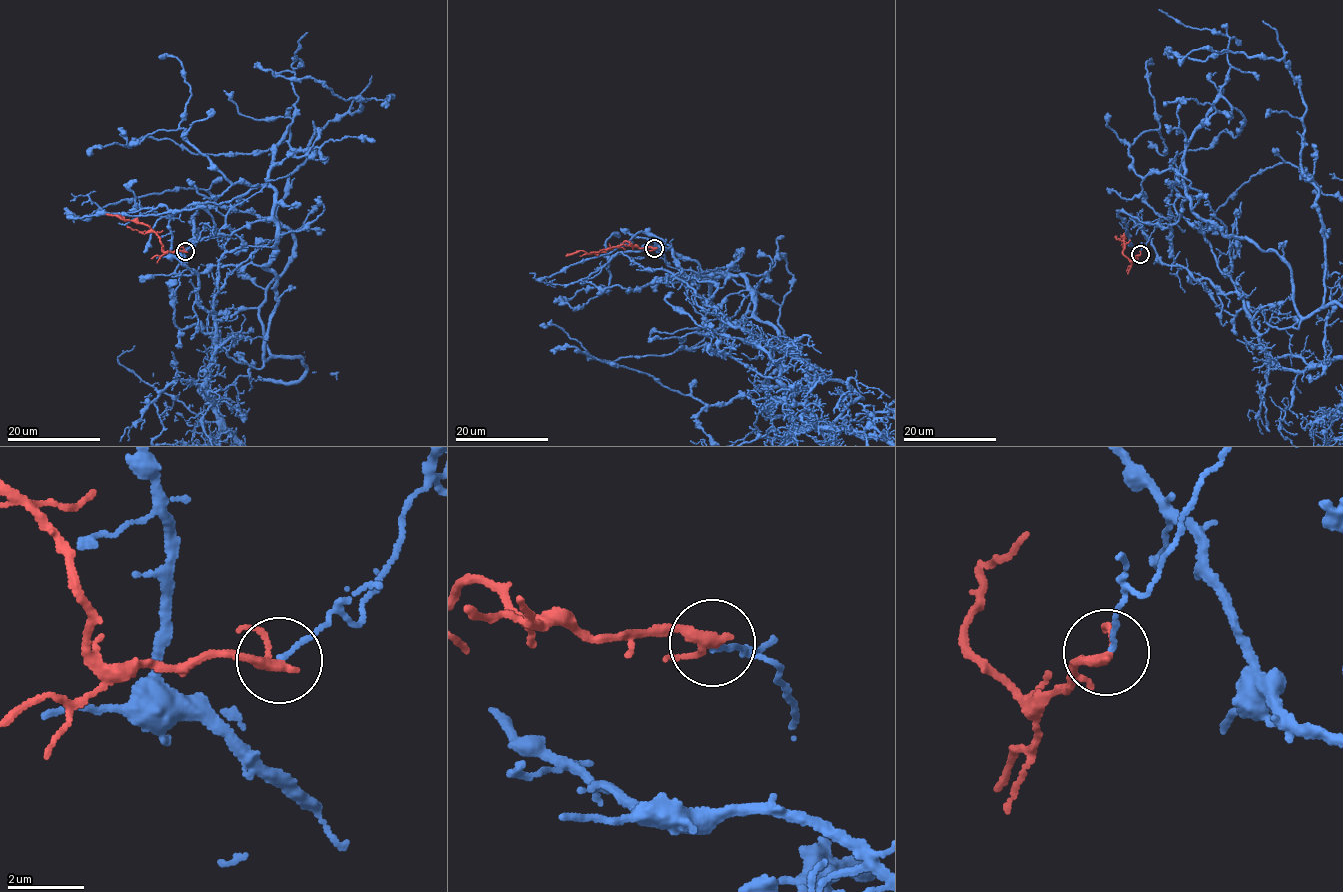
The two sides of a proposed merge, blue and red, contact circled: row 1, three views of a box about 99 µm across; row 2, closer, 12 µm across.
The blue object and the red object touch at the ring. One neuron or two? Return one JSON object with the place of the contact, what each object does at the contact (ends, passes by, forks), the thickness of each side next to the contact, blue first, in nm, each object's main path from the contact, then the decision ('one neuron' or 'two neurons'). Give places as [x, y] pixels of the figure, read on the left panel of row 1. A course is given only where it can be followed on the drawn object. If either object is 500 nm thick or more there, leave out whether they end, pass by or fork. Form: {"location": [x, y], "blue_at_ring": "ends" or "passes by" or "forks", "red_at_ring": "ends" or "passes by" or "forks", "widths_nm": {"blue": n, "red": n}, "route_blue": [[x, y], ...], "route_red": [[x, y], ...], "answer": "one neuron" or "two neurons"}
{"location": [185, 251], "blue_at_ring": "ends", "red_at_ring": "passes by", "widths_nm": {"blue": 120, "red": 240}, "route_blue": [[185, 250], [276, 225], [267, 360], [294, 239], [273, 218], [183, 187], [86, 220]], "route_red": [[185, 250], [164, 251], [152, 229], [106, 214]], "answer": "two neurons"}

